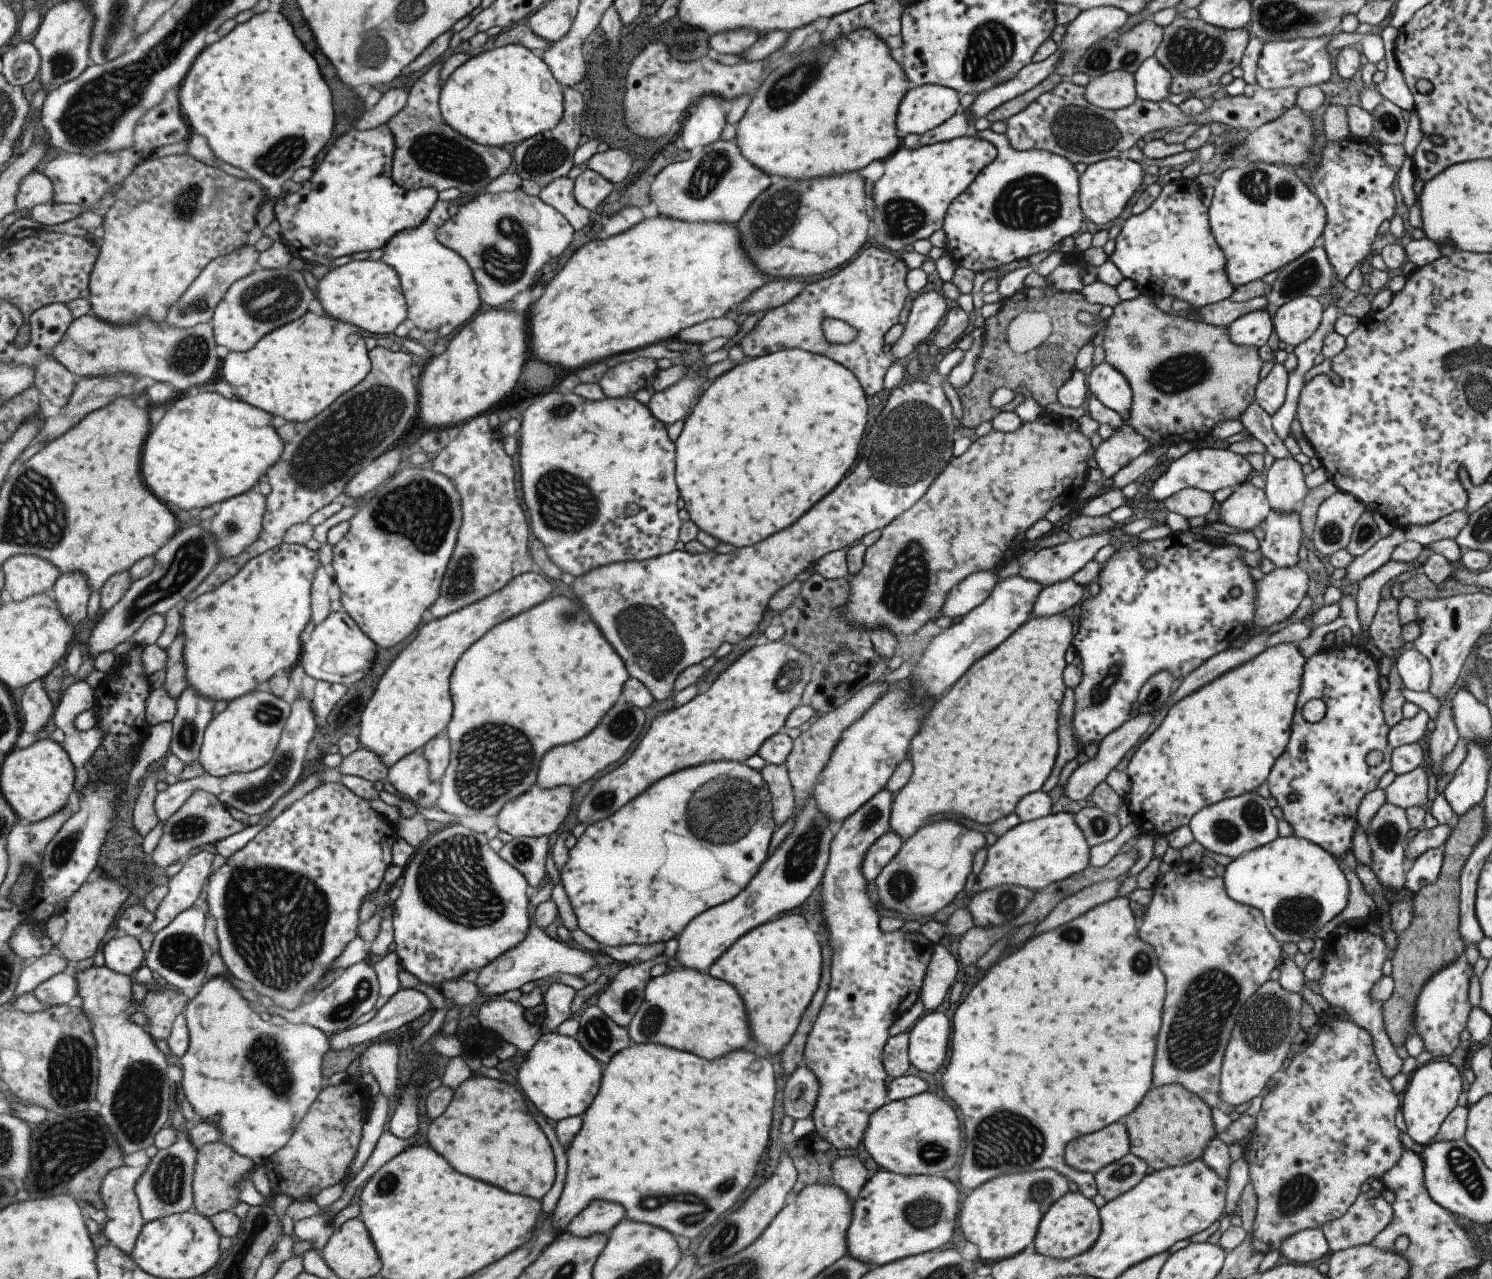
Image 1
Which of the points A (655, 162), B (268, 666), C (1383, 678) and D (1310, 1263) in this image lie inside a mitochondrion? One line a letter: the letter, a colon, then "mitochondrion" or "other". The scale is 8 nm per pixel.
A: other
B: other
C: other
D: other

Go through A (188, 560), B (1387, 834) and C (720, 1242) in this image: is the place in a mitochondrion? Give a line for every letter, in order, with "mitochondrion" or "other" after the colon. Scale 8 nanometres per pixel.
A: mitochondrion
B: mitochondrion
C: mitochondrion

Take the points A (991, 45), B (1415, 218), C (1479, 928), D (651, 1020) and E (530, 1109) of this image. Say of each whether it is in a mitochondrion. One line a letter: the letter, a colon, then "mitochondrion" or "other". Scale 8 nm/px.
A: mitochondrion
B: other
C: other
D: mitochondrion
E: other

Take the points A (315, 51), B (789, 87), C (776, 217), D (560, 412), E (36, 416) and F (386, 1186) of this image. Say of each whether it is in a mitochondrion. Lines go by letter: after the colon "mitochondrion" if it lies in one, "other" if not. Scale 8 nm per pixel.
A: other
B: mitochondrion
C: mitochondrion
D: mitochondrion
E: other
F: mitochondrion

